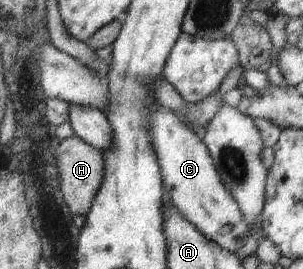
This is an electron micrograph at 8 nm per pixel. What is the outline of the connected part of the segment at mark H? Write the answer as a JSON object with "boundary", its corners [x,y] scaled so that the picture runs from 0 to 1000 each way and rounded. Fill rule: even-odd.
{"boundary":[[[244,498],[195,524],[188,554],[168,569],[168,584],[175,613],[201,647],[201,695],[221,762],[244,796],[284,803],[300,784],[307,747],[317,743],[333,688],[343,684],[343,569]]]}

